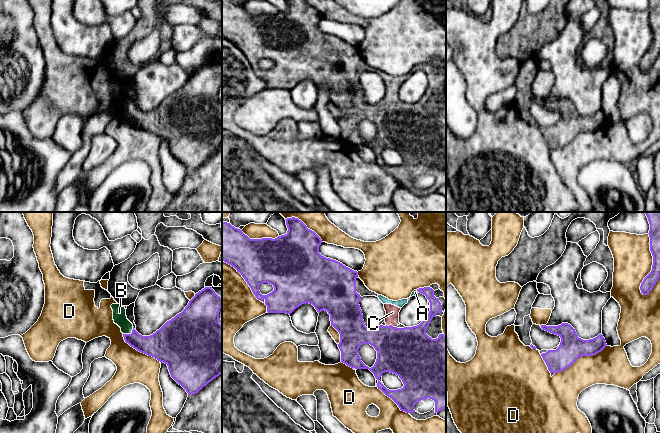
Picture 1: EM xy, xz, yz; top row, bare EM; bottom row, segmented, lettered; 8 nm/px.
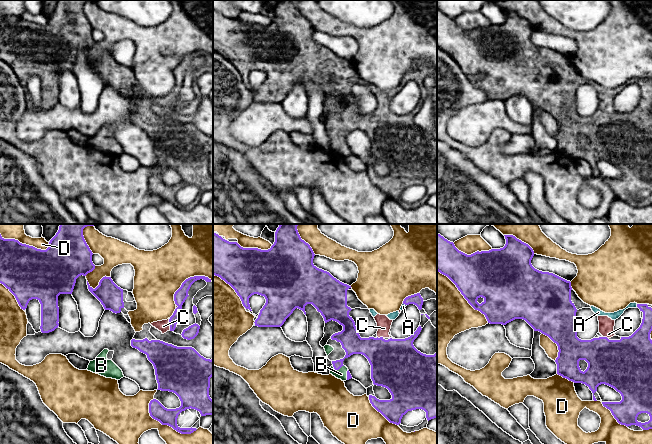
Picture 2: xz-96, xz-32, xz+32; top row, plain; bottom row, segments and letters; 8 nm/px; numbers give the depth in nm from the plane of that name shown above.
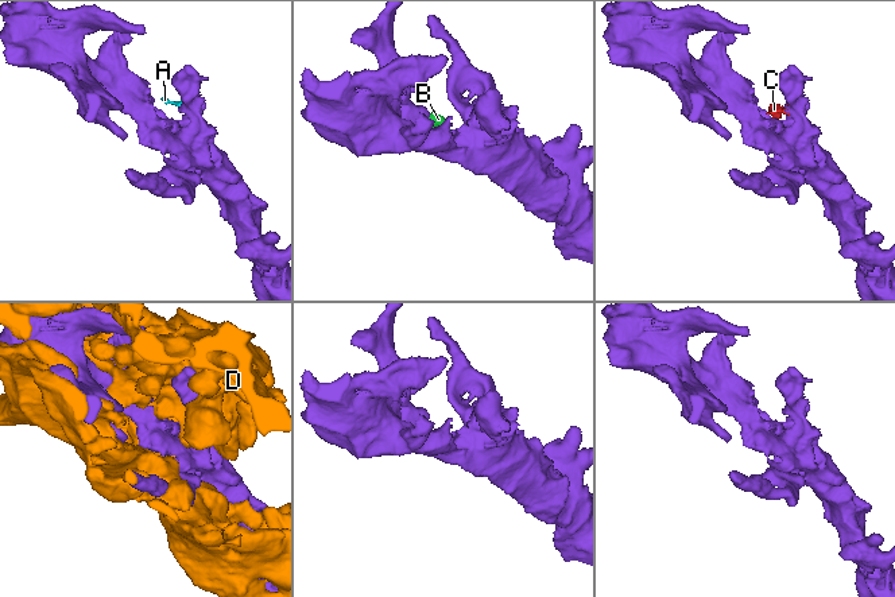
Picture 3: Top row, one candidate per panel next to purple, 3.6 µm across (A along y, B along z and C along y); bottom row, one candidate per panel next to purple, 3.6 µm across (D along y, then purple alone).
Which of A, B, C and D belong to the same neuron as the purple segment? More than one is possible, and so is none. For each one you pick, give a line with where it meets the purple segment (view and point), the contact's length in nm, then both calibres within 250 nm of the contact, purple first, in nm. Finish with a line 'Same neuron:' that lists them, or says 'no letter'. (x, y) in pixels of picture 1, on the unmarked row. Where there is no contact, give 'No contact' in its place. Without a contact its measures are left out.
A: Touches purple at xz (418, 67). Shared border 40 nm. Thickness 100 nm (purple) against 50 nm
B: Touches purple at xy (129, 110). Shared border 110 nm. Thickness 200 nm (purple) against 110 nm
C: Touches purple at xz (391, 101). Shared border 90 nm. Thickness 400 nm (purple) against 110 nm
Same neuron: A, B, C

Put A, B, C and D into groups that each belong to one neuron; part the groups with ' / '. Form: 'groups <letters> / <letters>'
groups A B C / D

